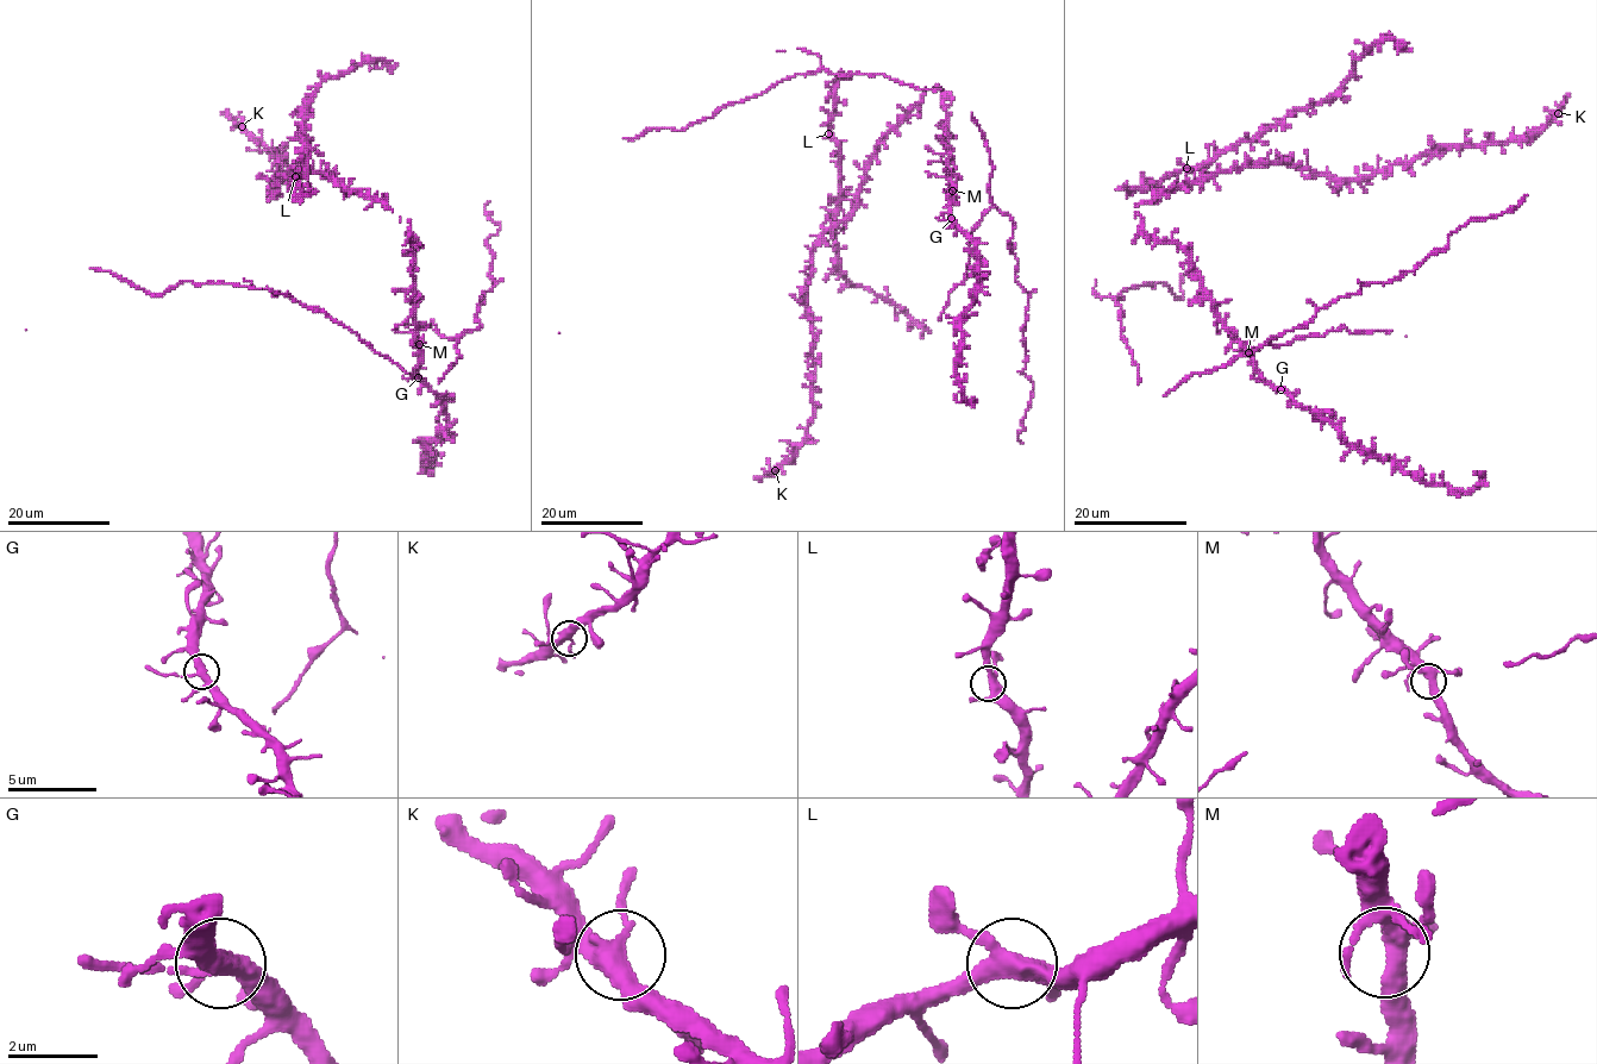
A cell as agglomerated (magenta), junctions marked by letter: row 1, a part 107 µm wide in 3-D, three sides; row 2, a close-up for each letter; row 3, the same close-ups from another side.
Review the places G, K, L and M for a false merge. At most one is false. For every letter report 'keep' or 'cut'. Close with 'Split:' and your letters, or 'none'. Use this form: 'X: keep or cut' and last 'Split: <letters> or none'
G: keep
K: keep
L: keep
M: keep
Split: none

